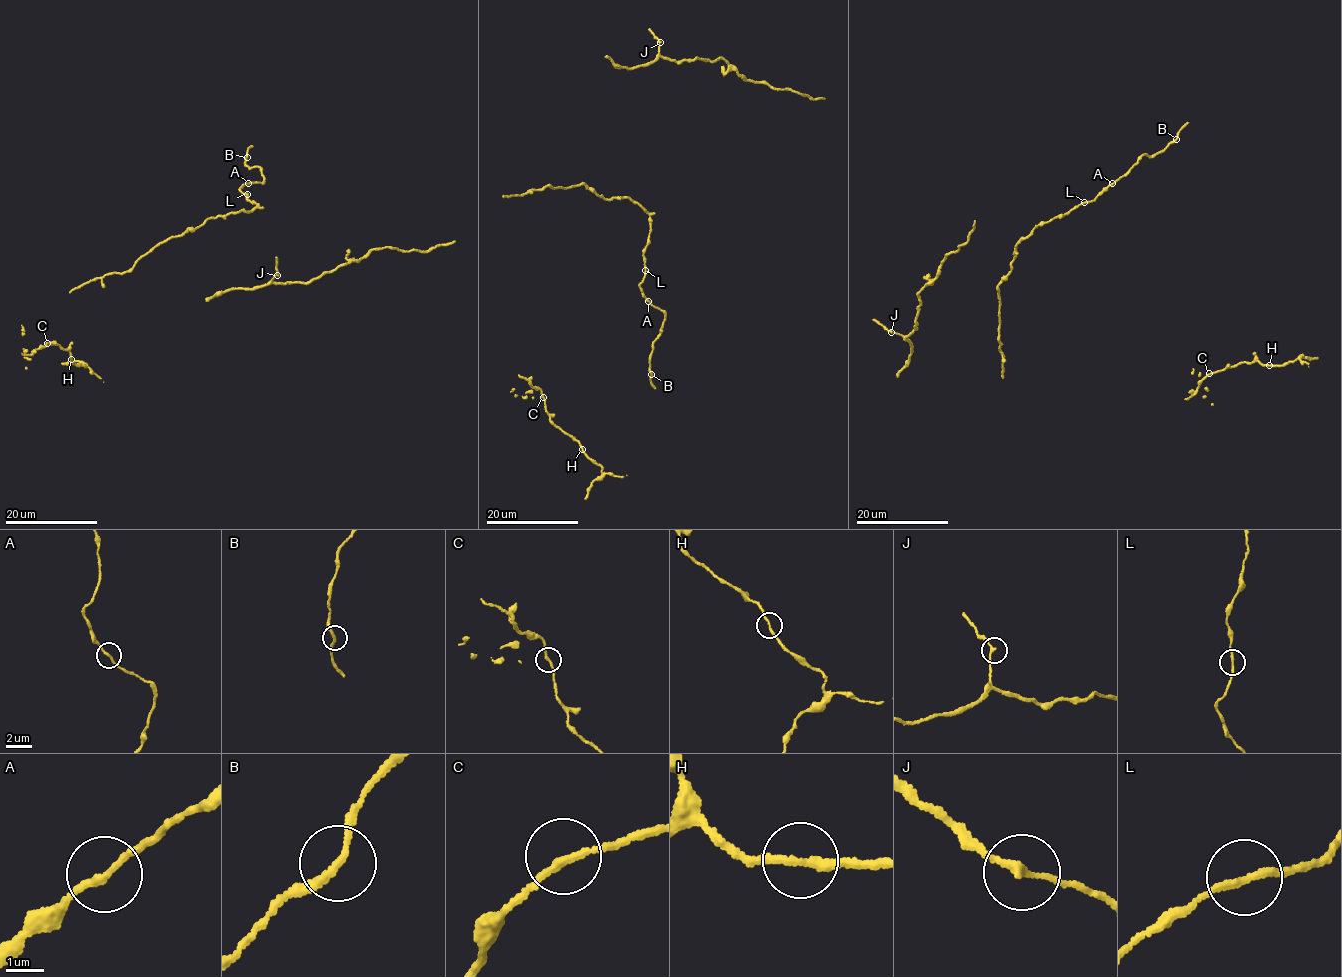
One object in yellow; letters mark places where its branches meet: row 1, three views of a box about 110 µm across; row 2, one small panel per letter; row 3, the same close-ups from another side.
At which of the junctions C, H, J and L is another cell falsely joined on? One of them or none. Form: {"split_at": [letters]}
{"split_at": ["L"]}

